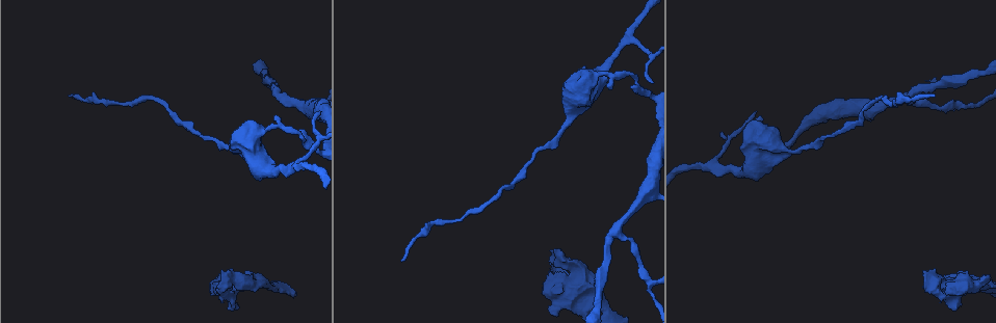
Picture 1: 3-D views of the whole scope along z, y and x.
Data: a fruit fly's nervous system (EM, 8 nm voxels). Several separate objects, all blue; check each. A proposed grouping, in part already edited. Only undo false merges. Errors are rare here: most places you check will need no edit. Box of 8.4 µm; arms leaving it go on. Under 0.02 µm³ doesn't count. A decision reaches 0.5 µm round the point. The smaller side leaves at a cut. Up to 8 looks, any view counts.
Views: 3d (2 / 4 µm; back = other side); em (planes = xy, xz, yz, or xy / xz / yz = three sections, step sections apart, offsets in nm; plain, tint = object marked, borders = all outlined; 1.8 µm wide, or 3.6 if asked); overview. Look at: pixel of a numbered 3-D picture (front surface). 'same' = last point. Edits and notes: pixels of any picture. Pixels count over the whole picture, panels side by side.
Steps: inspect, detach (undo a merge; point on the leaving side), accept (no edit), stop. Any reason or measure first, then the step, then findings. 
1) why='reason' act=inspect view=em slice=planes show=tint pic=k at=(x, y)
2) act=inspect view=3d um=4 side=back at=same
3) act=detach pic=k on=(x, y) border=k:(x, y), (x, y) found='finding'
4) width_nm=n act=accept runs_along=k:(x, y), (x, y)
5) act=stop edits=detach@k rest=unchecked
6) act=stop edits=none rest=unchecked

why='side arm on a straight run' act=inspect view=3d um=2 side=back pic=1 at=(286, 100)

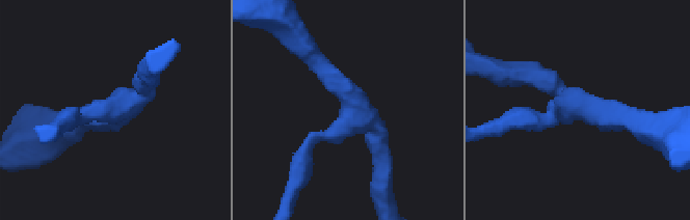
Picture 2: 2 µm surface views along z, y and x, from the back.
arms=3 why='shape alone is not enough' act=inspect view=em slice=planes show=tint pic=2 at=(355, 115)

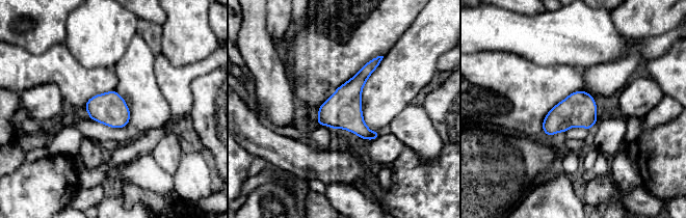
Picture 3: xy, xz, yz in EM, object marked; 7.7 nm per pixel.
act=accept found='all the same neuron'

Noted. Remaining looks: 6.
why='sudden change in width' act=inspect view=em slice=xz step=8 show=tint pic=1 at=(755, 132)

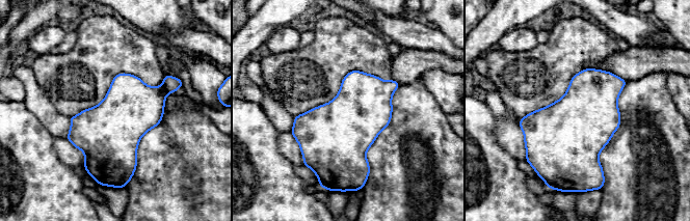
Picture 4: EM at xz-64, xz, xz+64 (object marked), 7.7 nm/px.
width_nm=440 act=detach pic=4 on=(170, 83) border=4:(162, 84), (167, 93) found='a second neuron is stuck on'

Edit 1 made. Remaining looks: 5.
act=inspect view=overview

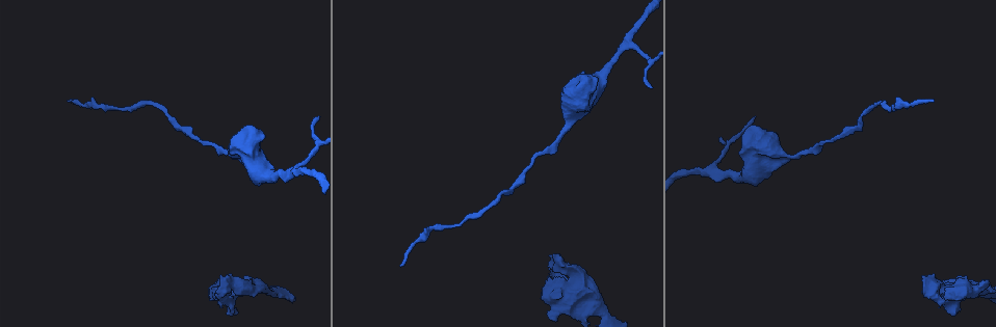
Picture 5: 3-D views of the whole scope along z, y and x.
why='four-way junction' act=inspect view=3d um=4 side=back pic=5 at=(558, 292)

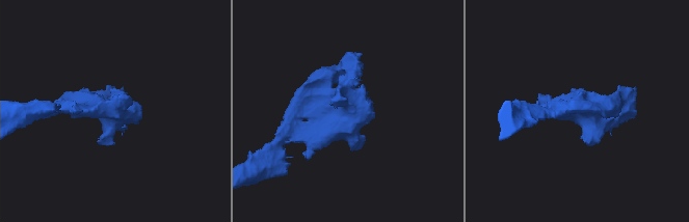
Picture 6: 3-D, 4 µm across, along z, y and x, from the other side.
act=inspect view=em slice=planes show=tint pic=6 at=(348, 107)

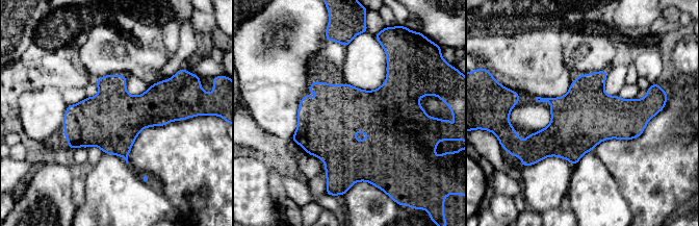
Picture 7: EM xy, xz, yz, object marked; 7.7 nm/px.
act=accept found='continuous, no second neuron'

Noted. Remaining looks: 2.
act=stop edits=detach@4 rest=unchecked

